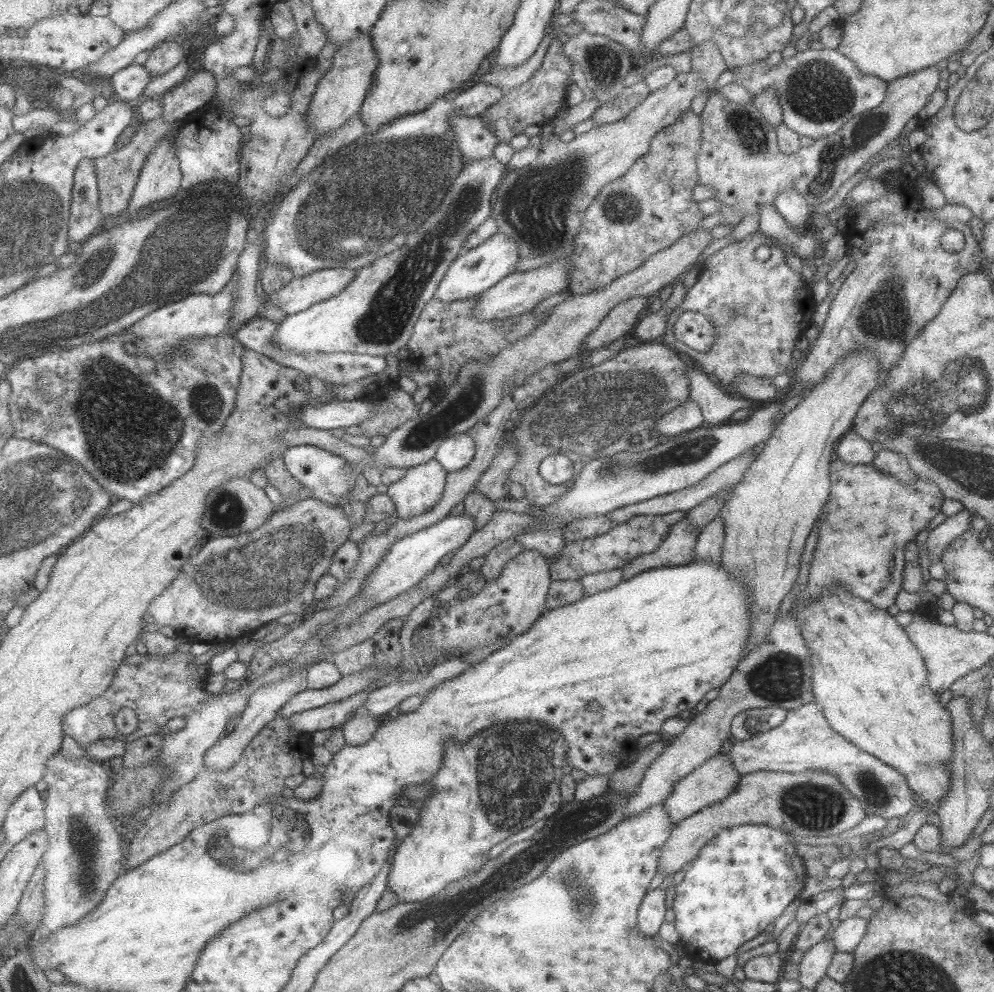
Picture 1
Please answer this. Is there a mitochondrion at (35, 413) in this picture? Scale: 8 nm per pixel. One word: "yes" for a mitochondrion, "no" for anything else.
no

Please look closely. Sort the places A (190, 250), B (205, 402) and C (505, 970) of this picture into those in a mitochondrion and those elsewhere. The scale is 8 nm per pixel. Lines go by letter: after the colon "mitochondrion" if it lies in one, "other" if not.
A: mitochondrion
B: mitochondrion
C: other

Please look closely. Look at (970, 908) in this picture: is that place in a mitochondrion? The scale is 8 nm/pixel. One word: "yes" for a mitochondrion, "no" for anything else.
no

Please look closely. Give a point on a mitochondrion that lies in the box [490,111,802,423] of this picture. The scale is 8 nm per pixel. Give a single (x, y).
(536, 209)

